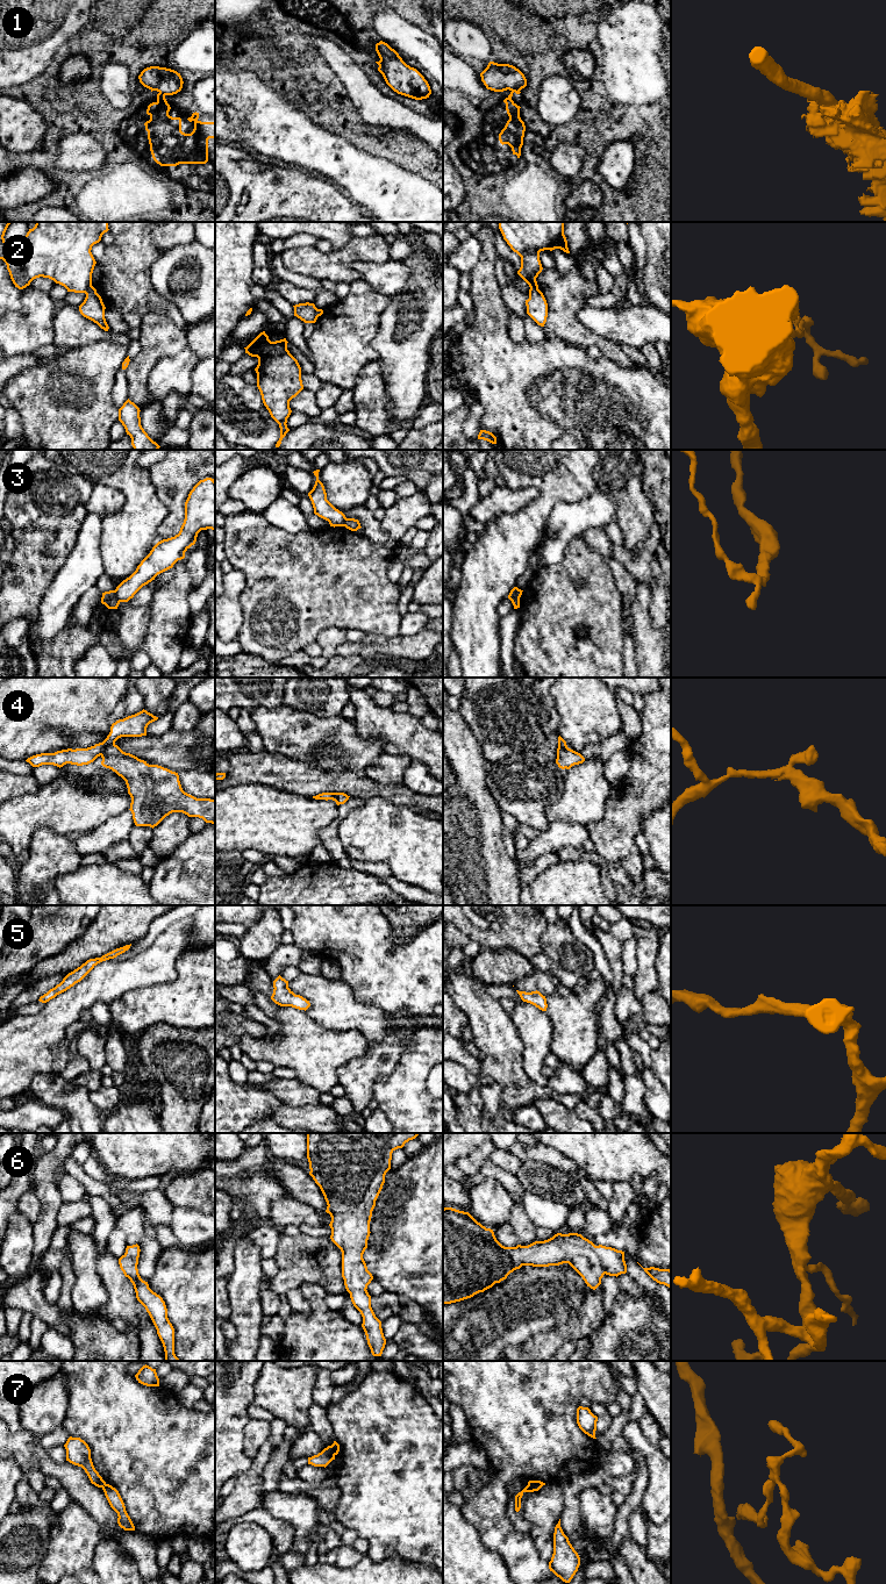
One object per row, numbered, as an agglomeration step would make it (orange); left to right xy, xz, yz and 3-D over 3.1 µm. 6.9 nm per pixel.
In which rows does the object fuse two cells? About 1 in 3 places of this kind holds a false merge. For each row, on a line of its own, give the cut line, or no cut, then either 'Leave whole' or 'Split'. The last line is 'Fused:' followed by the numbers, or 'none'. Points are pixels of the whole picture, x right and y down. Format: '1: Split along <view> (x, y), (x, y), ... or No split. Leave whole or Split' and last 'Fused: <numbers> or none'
1: Split along yz (512, 90), (519, 91). Split
2: Split along xy (91, 285), (85, 293). Split
3: Split along xy (114, 590), (114, 595), (120, 601). Split
4: Split along xy (114, 743), (109, 744), (100, 754). Split
5: No split. Leave whole
6: No split. Leave whole
7: Split along yz (528, 1484), (535, 1490). Split
Fused: 1, 2, 3, 4, 7

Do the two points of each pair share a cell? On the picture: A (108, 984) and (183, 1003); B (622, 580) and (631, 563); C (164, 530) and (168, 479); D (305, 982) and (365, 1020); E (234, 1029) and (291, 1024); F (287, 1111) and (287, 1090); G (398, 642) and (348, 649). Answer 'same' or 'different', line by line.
A: different
B: different
C: same
D: same
E: different
F: different
G: same

